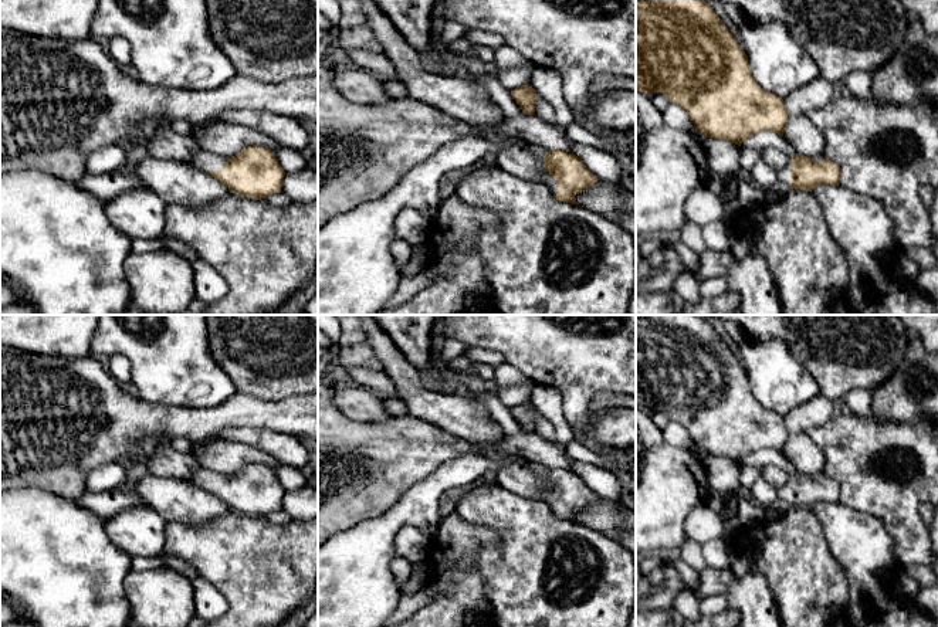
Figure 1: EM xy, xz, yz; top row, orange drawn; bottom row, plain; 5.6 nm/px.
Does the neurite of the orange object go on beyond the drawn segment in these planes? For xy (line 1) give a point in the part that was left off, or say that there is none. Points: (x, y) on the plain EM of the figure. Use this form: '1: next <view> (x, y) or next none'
1: next xy (209, 480)

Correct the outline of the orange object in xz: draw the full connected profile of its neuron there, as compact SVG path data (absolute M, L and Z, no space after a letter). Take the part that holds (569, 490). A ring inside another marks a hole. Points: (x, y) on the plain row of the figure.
M370 315L359 316L365 340L382 362L383 373L394 383L399 400L407 406L409 416L481 444L487 457L504 462L495 484L521 496L544 502L556 518L578 523L575 514L593 504L597 495L576 472L563 468L538 472L529 467L528 460L500 453L495 445L507 437L490 416L484 401L465 392L447 394L427 390L420 380L419 369L402 355L376 321Z

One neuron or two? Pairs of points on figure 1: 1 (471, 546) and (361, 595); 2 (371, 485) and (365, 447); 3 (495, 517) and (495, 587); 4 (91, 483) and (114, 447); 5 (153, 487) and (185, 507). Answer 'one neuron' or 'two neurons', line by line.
1: two neurons
2: one neuron
3: one neuron
4: two neurons
5: one neuron

